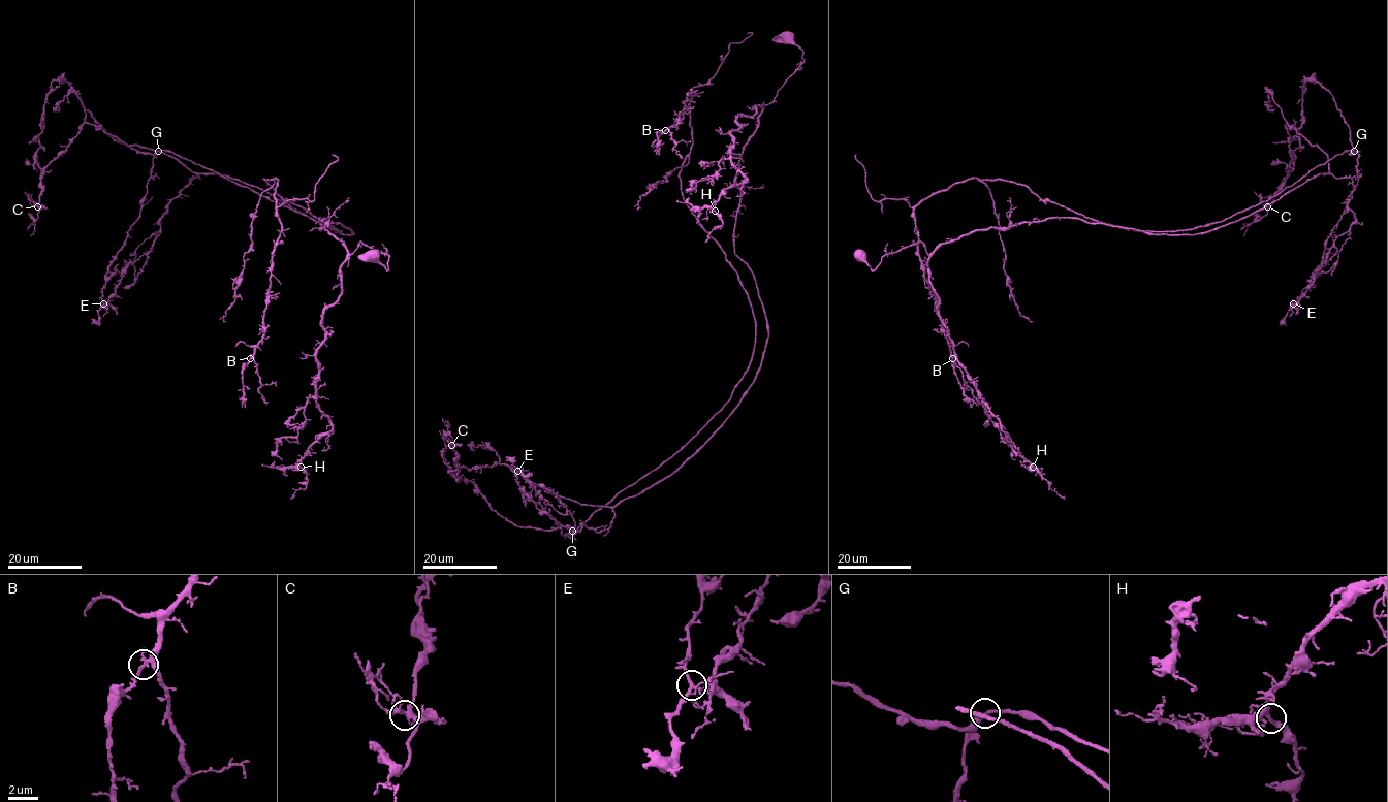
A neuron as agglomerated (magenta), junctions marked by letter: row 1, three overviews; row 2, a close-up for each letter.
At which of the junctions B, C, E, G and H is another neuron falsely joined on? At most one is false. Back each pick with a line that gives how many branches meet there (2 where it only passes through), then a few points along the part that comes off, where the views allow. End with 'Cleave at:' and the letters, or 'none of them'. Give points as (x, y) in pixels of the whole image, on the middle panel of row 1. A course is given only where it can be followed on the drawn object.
E: 4 branches meet; foreign part runs (518, 471), (568, 536), (687, 443), (748, 370), (748, 292), (684, 200), (695, 93), (659, 148)
Cleave at: E

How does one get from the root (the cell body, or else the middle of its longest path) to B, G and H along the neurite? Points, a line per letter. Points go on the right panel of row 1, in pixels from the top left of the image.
B: (861, 254), (1202, 233), (1329, 173), (1326, 273), (1358, 154), (1178, 230), (932, 193), (952, 358)
G: (861, 254), (873, 270), (1050, 218), (1202, 233), (1329, 173), (1352, 179), (1355, 222), (1326, 273), (1354, 151)
H: (861, 254), (873, 270), (884, 256), (923, 245), (939, 317), (955, 358), (1013, 450), (1033, 467)

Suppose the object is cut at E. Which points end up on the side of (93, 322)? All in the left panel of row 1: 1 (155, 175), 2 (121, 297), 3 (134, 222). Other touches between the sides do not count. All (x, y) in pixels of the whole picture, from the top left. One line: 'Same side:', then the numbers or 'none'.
Same side: 1, 3

